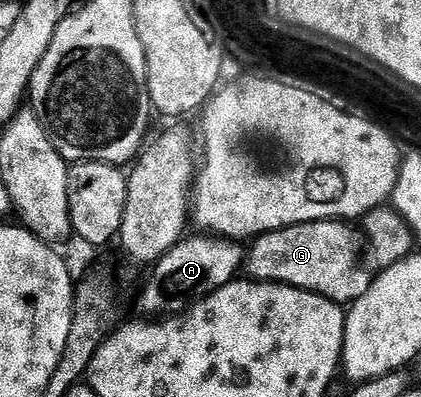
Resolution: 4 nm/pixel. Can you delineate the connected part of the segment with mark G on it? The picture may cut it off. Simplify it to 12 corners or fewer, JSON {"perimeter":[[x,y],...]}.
{"perimeter":[[344,221],[259,235],[248,279],[313,291],[345,306],[370,275],[350,274]]}

